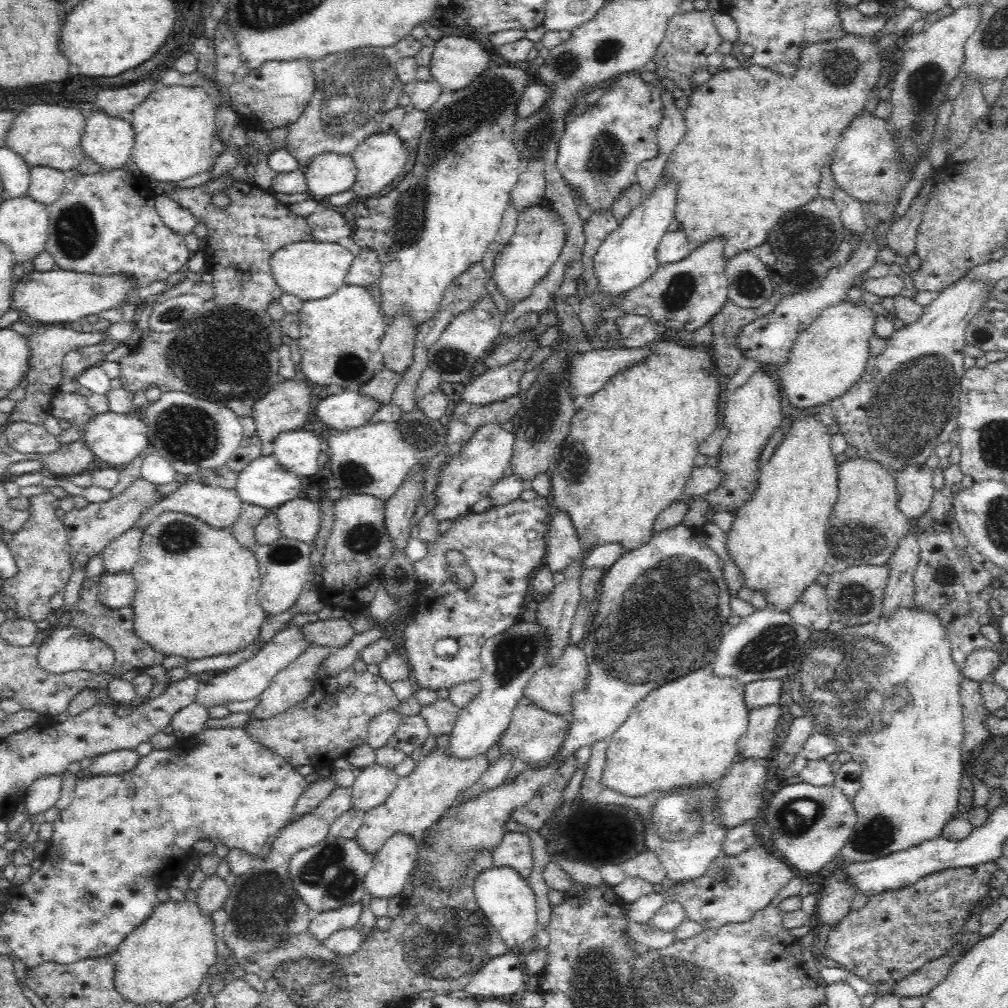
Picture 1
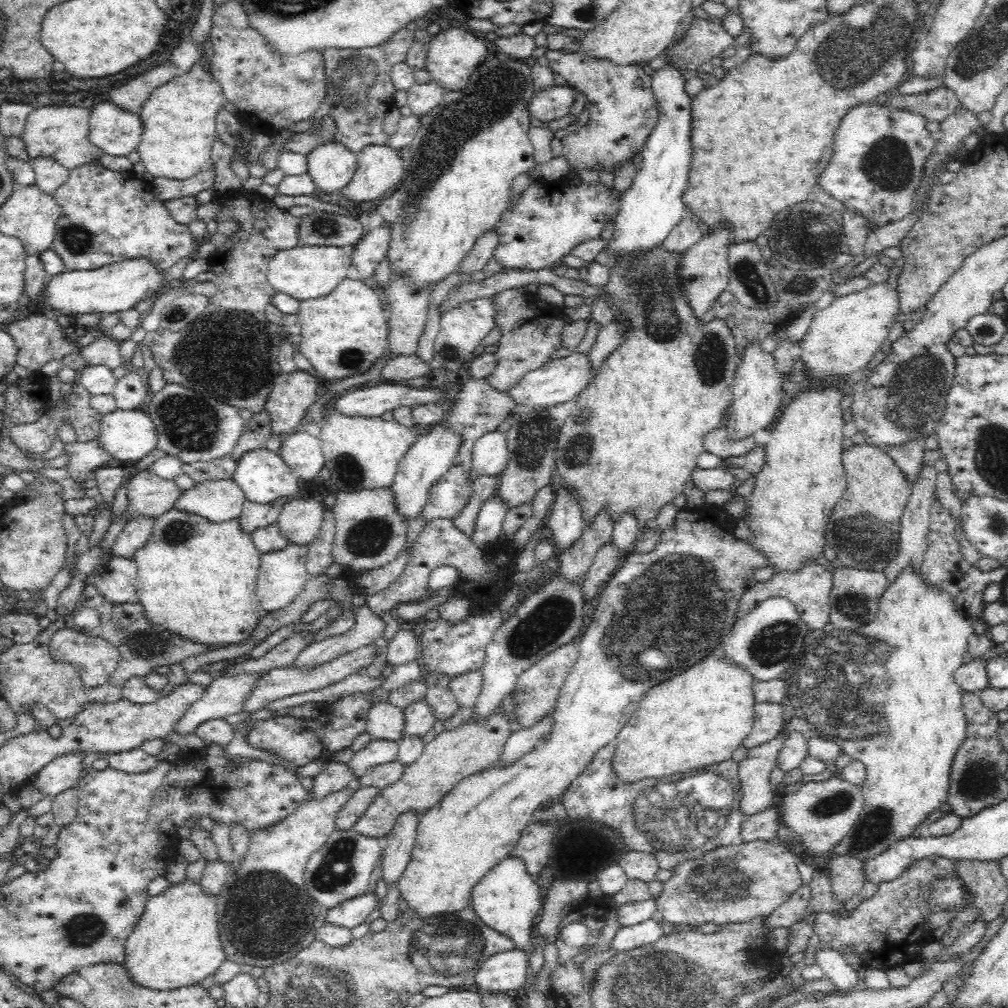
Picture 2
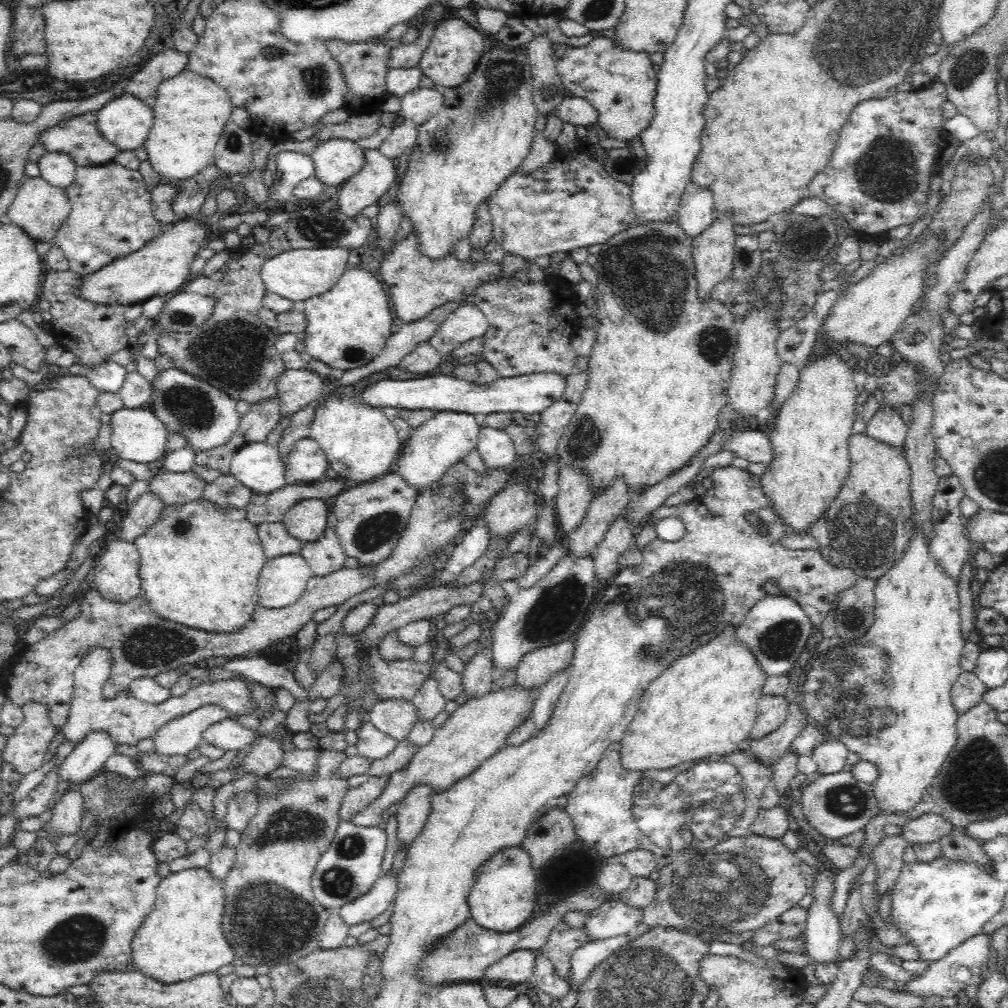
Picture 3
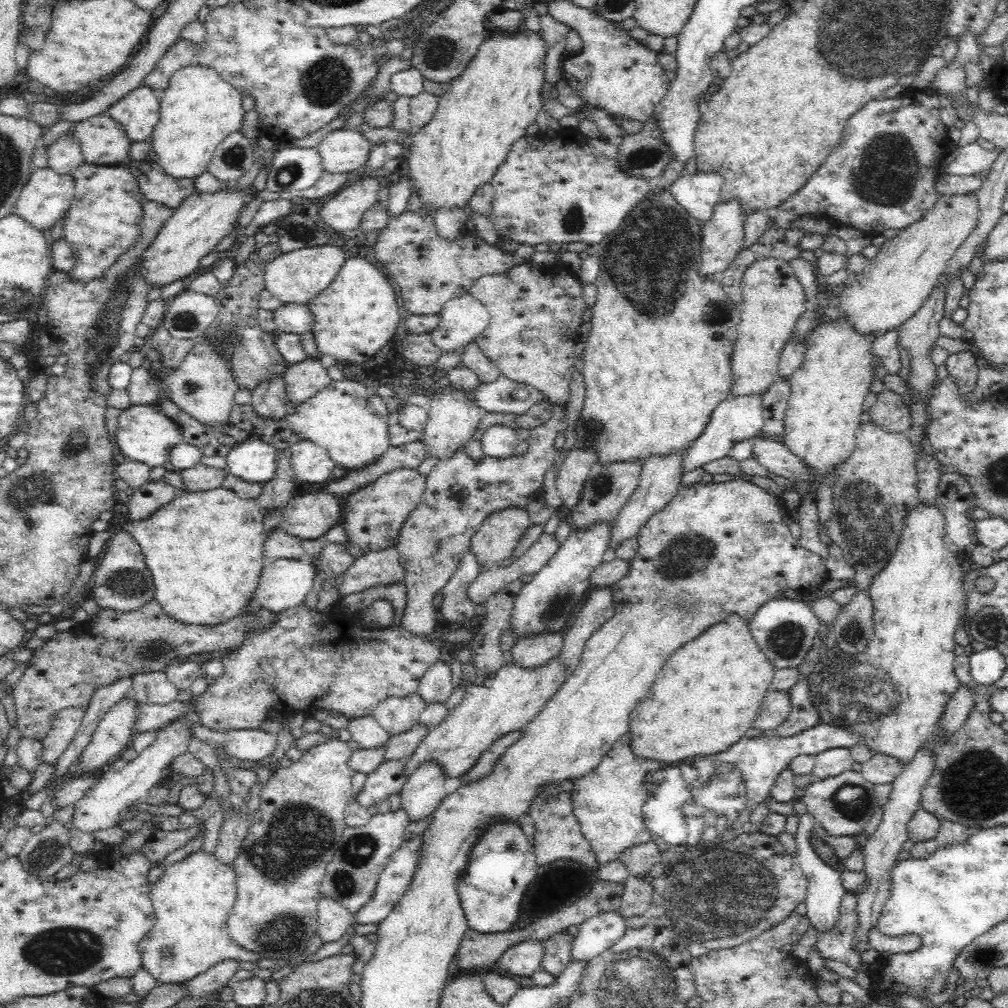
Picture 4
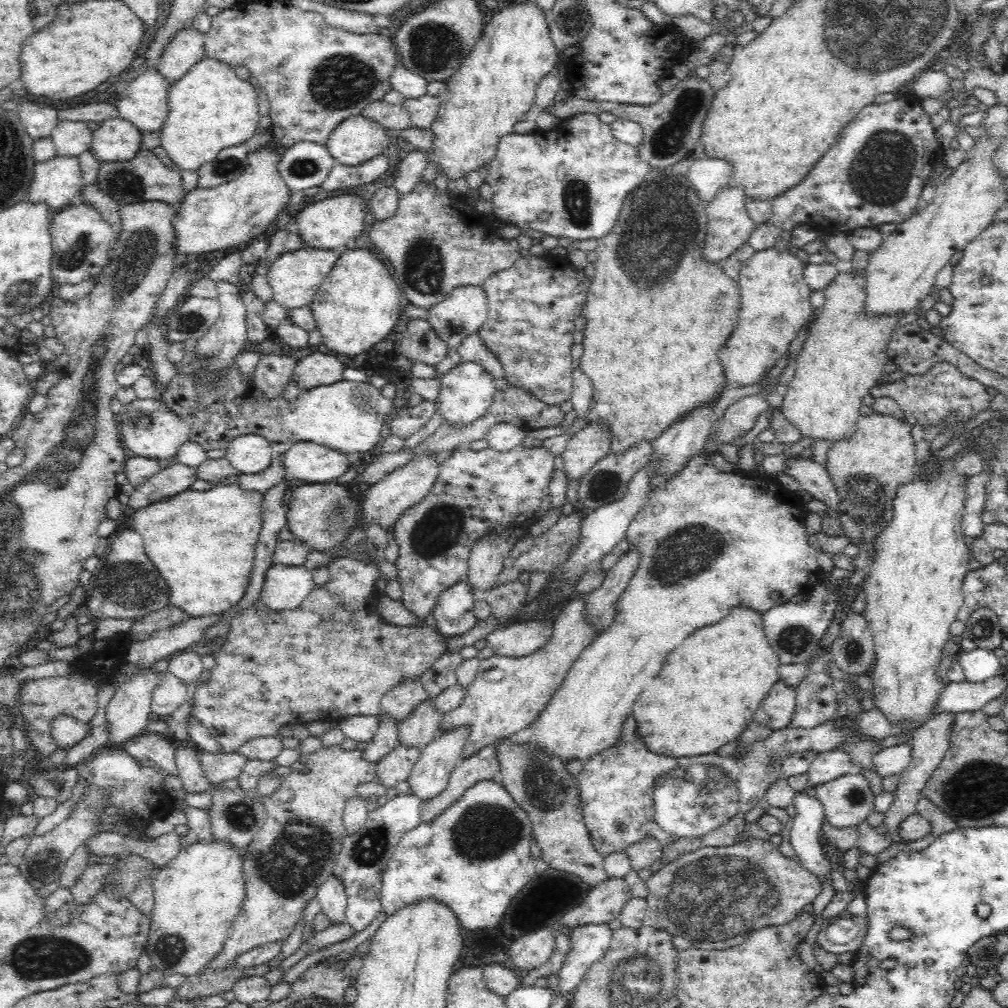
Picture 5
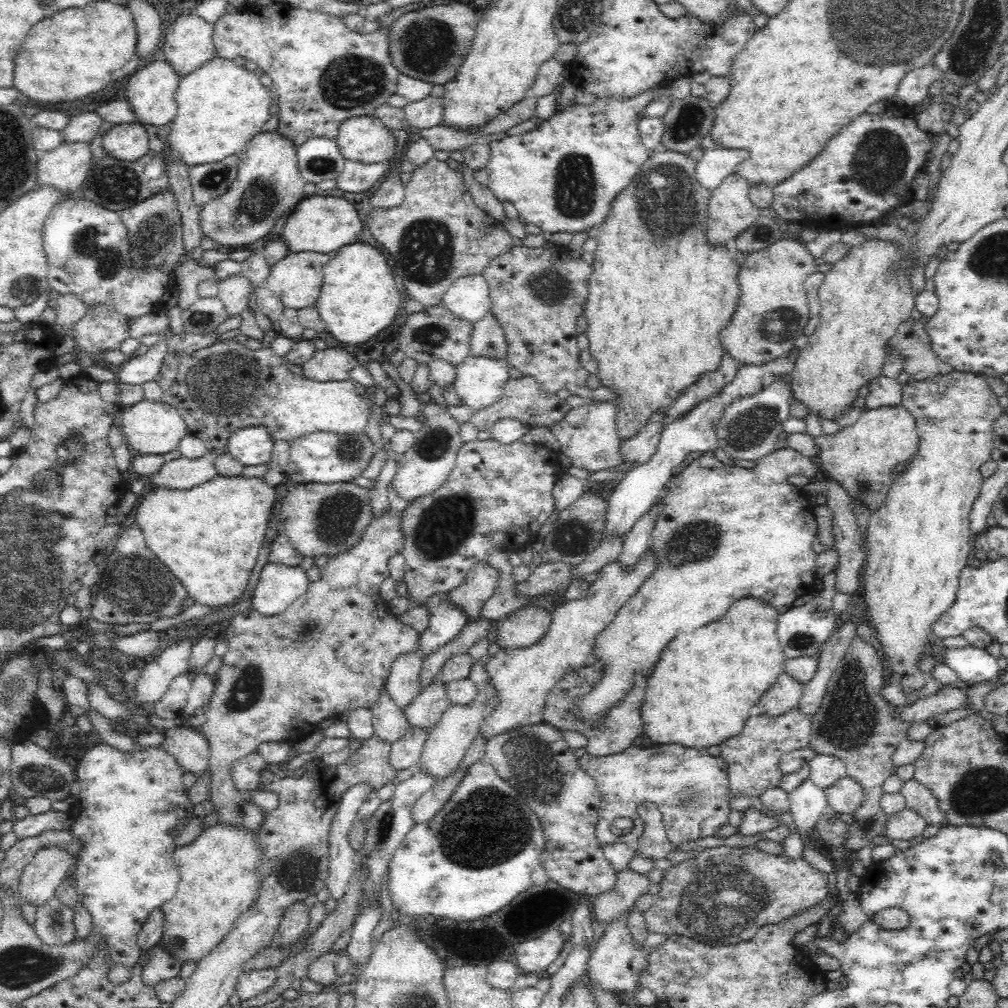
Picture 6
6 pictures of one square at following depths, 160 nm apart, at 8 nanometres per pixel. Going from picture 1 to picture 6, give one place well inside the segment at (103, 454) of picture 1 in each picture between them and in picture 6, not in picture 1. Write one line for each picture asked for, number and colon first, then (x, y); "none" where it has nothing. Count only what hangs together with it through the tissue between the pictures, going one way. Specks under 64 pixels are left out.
2: (128, 435)
3: (137, 434)
4: (144, 434)
5: (150, 429)
6: (149, 427)

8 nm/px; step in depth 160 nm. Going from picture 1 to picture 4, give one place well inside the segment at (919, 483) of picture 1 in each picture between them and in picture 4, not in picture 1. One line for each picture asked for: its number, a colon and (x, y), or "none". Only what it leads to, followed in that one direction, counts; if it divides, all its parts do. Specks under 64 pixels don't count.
2: (908, 457)
3: (886, 425)
4: (889, 411)

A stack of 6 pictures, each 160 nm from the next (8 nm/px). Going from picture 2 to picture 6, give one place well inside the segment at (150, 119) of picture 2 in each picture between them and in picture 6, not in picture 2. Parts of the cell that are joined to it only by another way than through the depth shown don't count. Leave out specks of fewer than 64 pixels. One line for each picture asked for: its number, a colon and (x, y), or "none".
3: (190, 113)
4: (199, 109)
5: (209, 109)
6: (221, 106)

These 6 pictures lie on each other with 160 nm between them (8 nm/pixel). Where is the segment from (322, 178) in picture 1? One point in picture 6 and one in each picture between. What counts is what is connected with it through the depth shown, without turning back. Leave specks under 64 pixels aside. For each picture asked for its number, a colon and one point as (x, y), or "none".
2: (331, 165)
3: (335, 161)
4: (342, 150)
5: (357, 139)
6: (365, 139)

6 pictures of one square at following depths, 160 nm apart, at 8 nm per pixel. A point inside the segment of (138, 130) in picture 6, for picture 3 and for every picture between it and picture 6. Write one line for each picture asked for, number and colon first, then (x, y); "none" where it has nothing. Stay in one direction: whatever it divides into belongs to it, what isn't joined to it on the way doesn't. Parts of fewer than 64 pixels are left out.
3: (79, 137)
4: (103, 141)
5: (117, 139)

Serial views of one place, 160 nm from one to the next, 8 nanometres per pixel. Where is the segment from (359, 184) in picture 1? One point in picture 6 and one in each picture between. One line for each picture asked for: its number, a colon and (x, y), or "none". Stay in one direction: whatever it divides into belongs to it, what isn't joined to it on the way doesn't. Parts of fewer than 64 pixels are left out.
2: (380, 169)
3: (366, 187)
4: (343, 214)
5: (330, 224)
6: (323, 224)

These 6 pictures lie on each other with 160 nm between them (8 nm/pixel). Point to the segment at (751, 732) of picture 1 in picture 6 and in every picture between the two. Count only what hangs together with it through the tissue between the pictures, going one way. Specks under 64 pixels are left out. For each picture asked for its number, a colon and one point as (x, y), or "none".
2: (768, 722)
3: (772, 710)
4: (776, 706)
5: (776, 711)
6: (785, 694)

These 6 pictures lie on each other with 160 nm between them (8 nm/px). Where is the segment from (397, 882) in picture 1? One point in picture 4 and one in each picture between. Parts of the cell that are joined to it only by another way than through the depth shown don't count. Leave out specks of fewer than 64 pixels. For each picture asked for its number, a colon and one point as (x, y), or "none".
2: (400, 841)
3: (413, 811)
4: (423, 791)

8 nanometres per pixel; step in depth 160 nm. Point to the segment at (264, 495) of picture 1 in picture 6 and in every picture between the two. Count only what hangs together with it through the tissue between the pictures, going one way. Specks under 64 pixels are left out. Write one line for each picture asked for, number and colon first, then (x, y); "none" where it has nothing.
2: (262, 474)
3: (257, 465)
4: (253, 460)
5: (249, 453)
6: (252, 445)

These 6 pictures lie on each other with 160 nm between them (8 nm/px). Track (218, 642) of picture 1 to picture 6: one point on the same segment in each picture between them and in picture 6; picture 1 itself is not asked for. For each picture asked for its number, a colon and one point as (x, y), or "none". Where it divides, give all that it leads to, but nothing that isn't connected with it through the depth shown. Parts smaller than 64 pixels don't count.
2: (196, 578)
3: (200, 563)
4: (204, 548)
5: (204, 543)
6: (209, 536)

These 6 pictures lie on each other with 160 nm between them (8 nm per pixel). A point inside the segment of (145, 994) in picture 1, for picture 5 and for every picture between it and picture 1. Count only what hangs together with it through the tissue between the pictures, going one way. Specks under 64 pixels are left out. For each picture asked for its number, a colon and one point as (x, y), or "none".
2: (176, 942)
3: (182, 937)
4: (192, 899)
5: (197, 895)

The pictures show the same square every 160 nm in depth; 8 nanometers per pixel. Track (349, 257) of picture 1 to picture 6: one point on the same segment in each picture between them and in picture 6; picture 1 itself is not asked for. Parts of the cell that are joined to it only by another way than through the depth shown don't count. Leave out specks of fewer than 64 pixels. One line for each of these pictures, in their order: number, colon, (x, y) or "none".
2: (304, 272)
3: (297, 275)
4: (296, 277)
5: (295, 277)
6: (297, 279)

